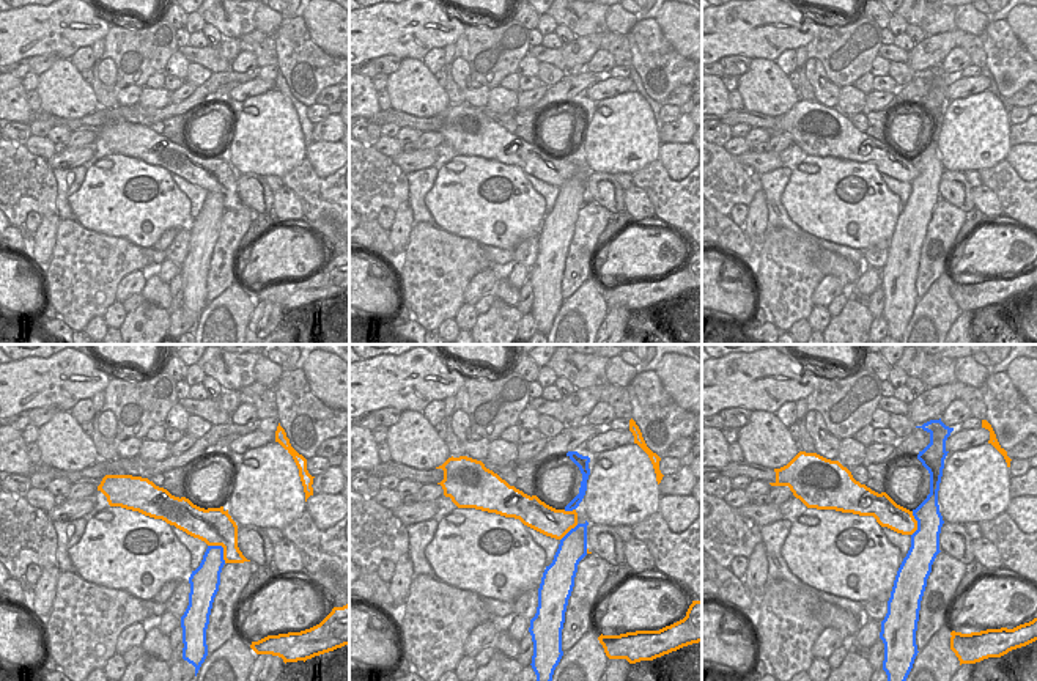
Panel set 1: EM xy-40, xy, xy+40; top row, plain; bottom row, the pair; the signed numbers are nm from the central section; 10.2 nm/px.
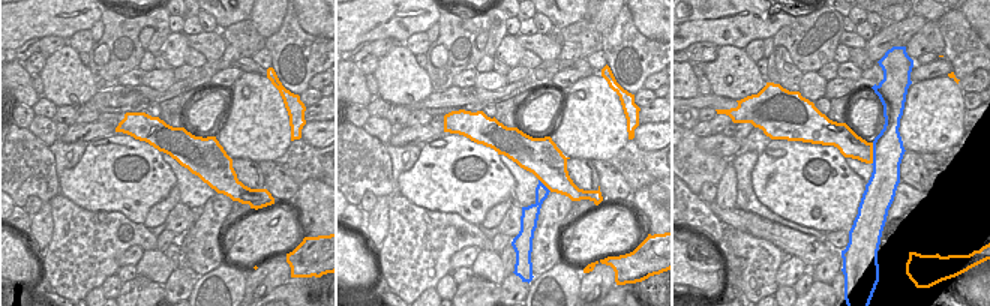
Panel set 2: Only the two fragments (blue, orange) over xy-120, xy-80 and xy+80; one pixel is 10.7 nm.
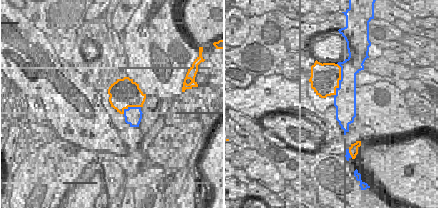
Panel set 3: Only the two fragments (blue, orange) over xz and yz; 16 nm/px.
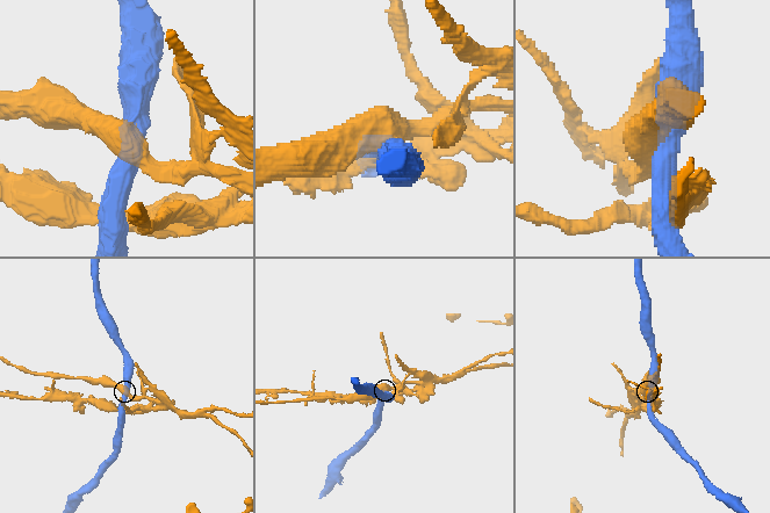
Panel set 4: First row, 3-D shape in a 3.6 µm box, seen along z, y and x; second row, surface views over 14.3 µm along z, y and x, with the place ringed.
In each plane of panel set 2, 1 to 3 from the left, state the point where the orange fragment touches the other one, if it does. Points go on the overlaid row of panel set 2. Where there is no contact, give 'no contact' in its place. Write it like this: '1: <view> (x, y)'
1: no contact
2: xy-80 (543, 185)
3: xy+80 (873, 153)

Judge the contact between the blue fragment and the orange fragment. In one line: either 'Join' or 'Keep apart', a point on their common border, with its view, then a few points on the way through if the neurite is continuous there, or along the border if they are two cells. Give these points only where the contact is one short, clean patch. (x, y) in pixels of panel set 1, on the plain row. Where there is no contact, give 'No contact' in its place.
Keep apart. Touches blue at xy-40 (222, 195)

